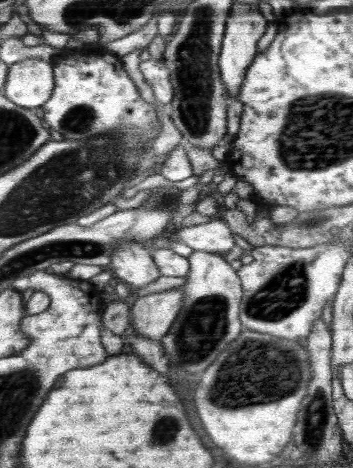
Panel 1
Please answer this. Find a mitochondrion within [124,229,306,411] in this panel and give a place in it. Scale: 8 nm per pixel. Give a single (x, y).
(202, 328)

